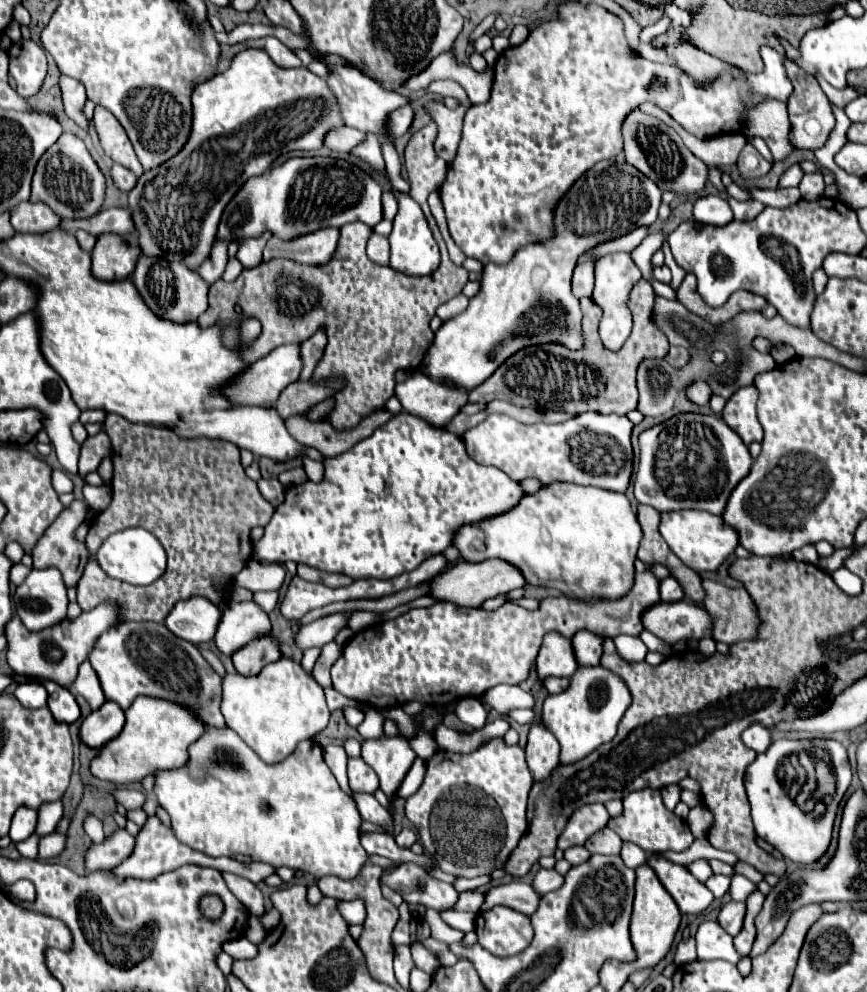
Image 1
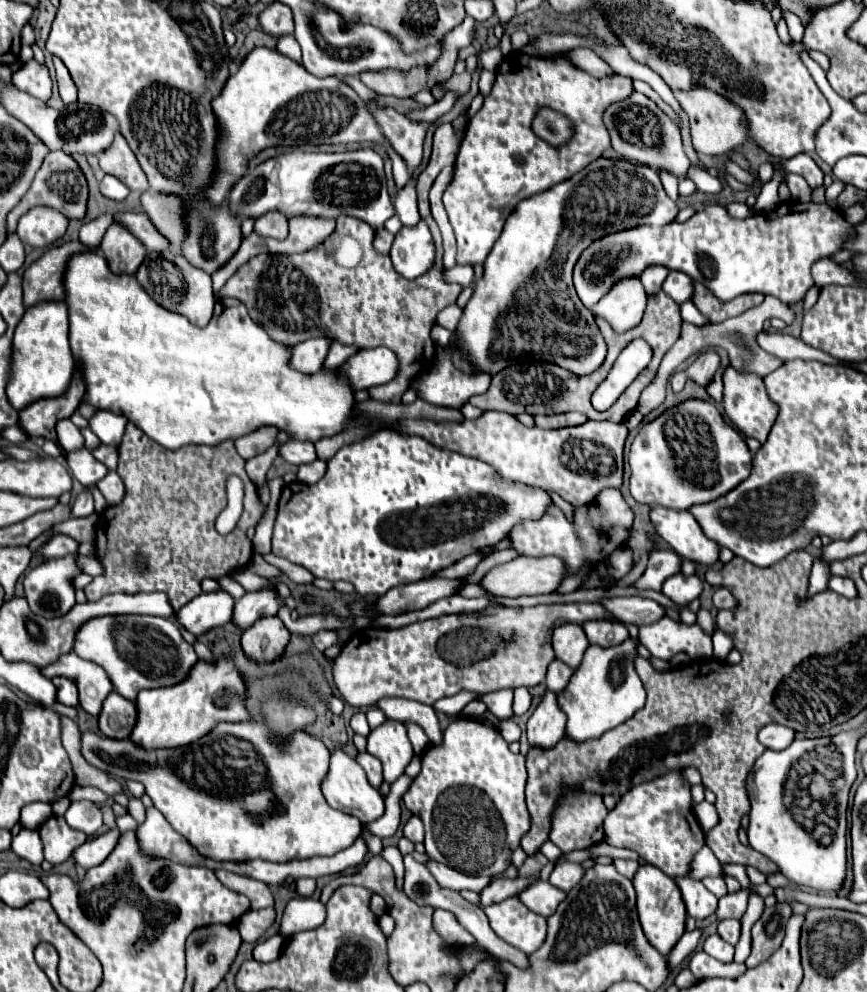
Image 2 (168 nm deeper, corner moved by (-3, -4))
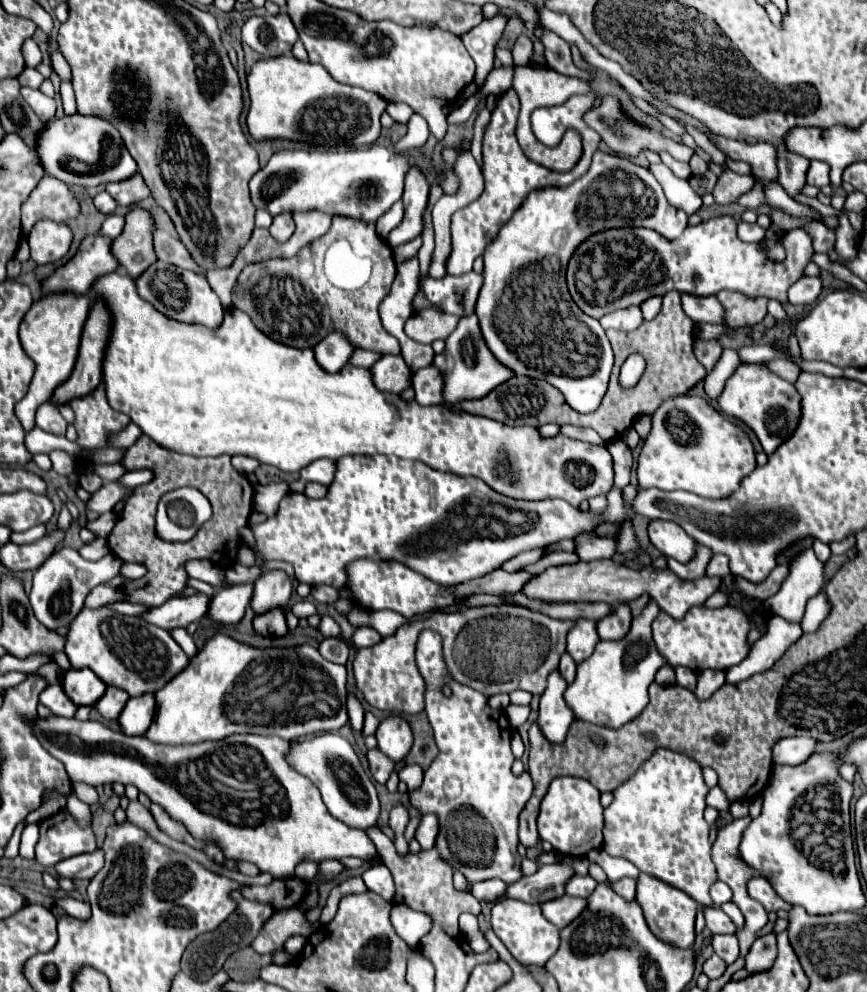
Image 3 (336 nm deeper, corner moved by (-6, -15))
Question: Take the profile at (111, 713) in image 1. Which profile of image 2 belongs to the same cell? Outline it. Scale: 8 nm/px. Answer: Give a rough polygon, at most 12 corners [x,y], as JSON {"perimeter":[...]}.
{"perimeter":[[112,691],[100,713],[100,731],[130,737],[136,701]]}

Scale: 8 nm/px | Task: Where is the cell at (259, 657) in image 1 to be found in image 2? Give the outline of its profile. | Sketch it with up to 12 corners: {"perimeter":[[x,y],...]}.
{"perimeter":[[262,617],[242,633],[256,661],[282,655],[290,631],[278,617]]}

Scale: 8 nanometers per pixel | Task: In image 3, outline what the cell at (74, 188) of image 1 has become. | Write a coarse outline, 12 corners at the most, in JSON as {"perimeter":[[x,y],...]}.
{"perimeter":[[45,174],[21,208],[21,232],[37,220],[77,218],[79,200]]}

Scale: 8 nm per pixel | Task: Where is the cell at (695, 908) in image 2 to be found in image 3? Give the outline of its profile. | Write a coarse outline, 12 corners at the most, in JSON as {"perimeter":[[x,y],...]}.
{"perimeter":[[701,906],[711,934],[735,934],[735,924],[715,906]]}

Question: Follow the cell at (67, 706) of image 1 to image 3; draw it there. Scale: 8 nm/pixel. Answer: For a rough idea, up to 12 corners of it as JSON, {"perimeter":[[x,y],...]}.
{"perimeter":[[89,668],[63,676],[63,690],[75,706],[93,706],[103,684]]}

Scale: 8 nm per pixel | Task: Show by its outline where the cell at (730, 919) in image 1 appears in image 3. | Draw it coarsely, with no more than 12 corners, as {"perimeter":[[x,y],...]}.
{"perimeter":[[735,934],[713,936],[711,946],[727,964],[739,958]]}

